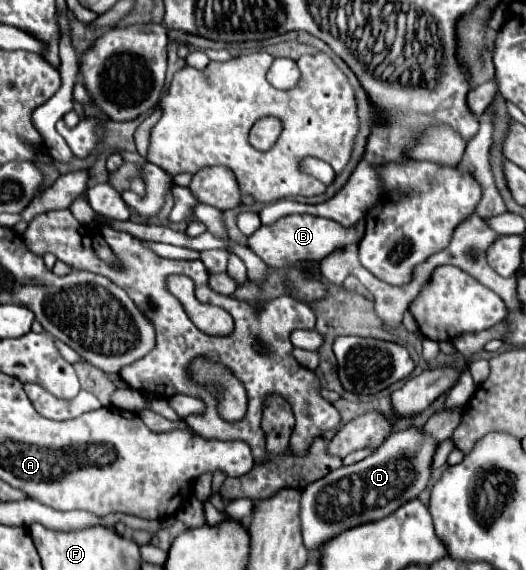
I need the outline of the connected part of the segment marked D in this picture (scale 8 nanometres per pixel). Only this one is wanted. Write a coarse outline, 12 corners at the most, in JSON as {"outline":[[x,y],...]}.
{"outline":[[393,432],[301,492],[307,550],[381,520],[431,480],[437,446]]}

